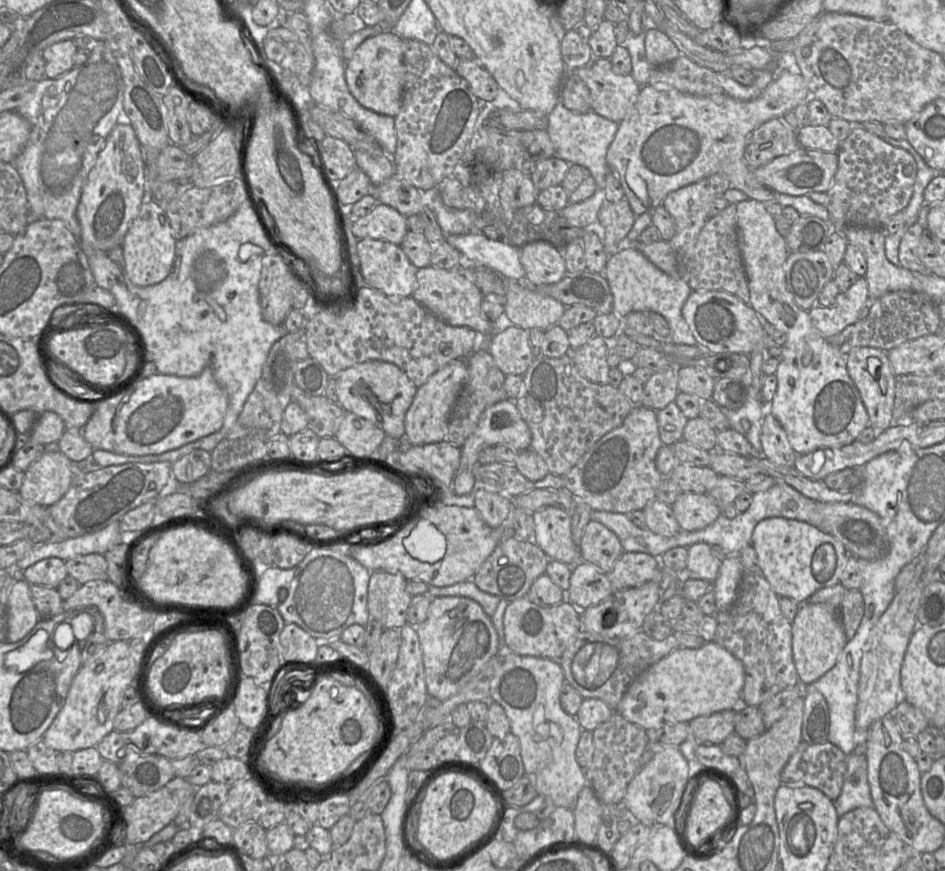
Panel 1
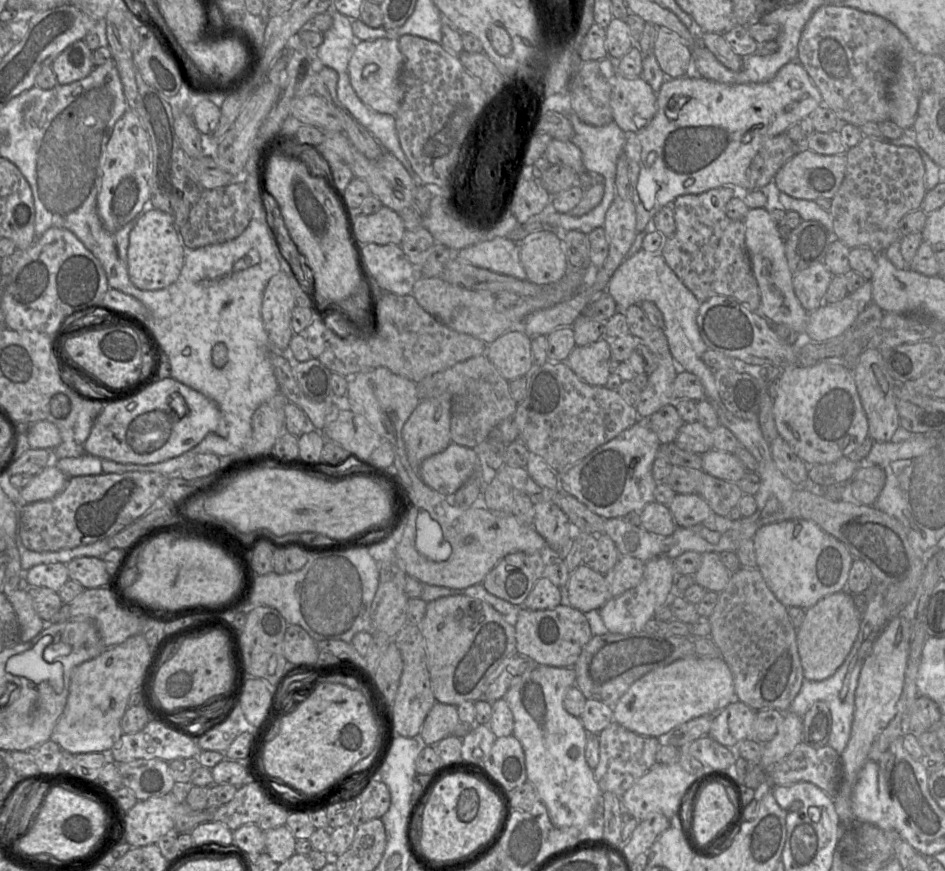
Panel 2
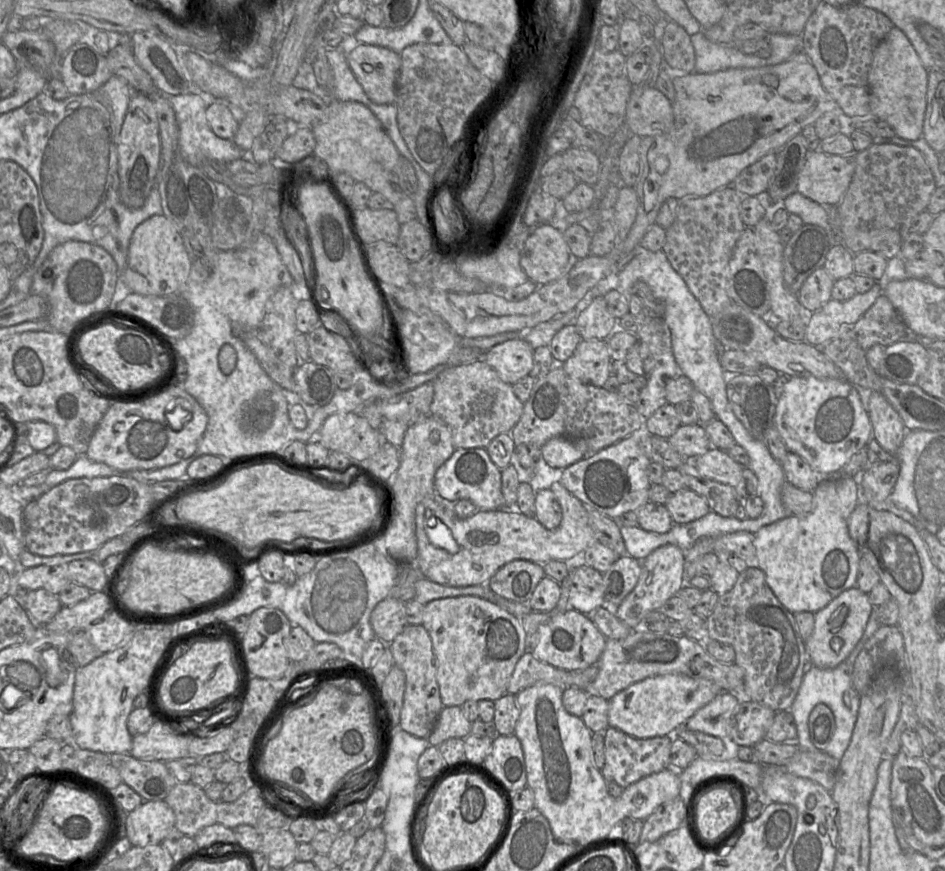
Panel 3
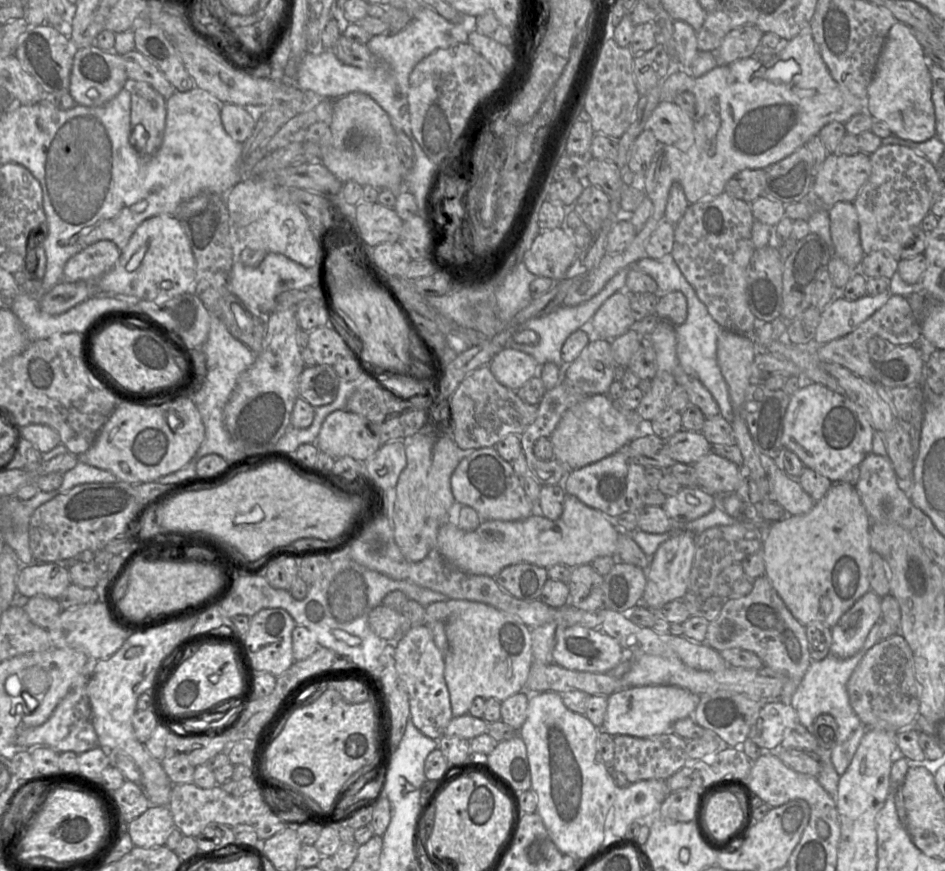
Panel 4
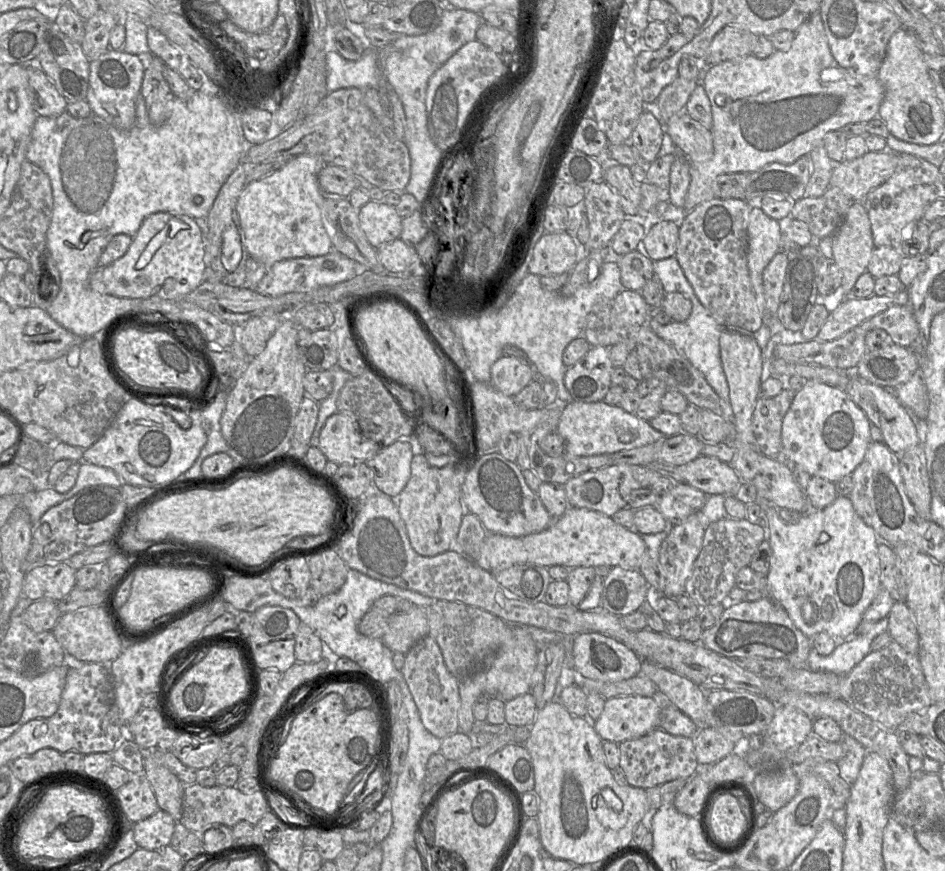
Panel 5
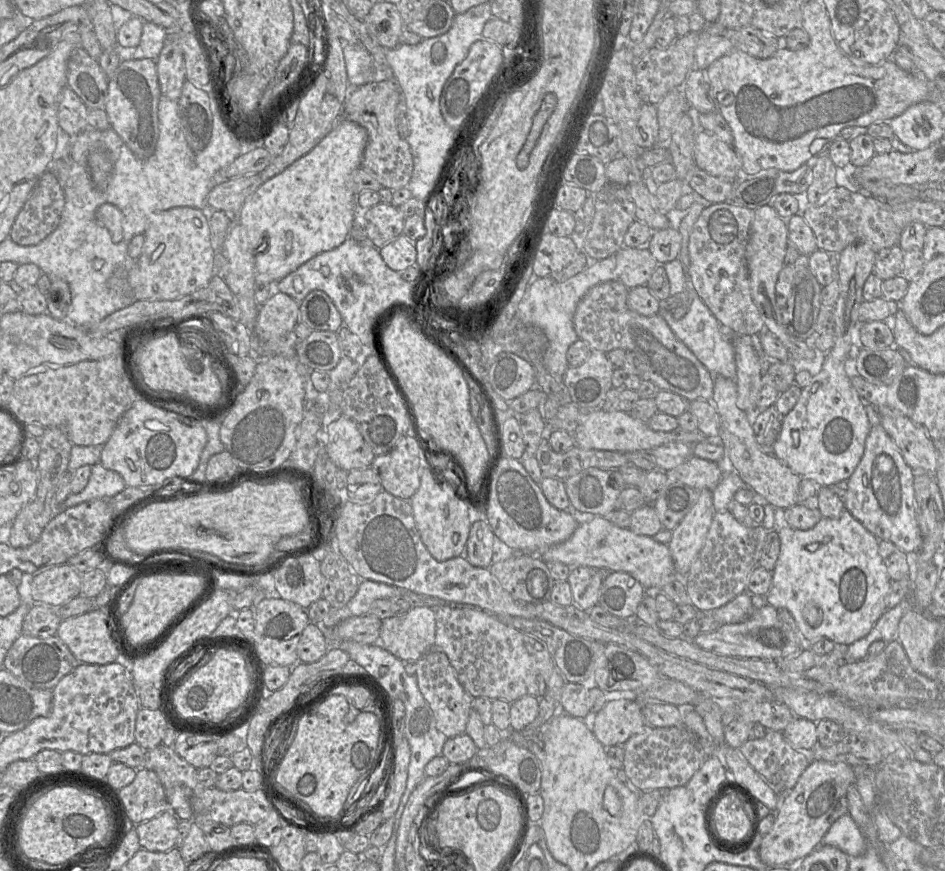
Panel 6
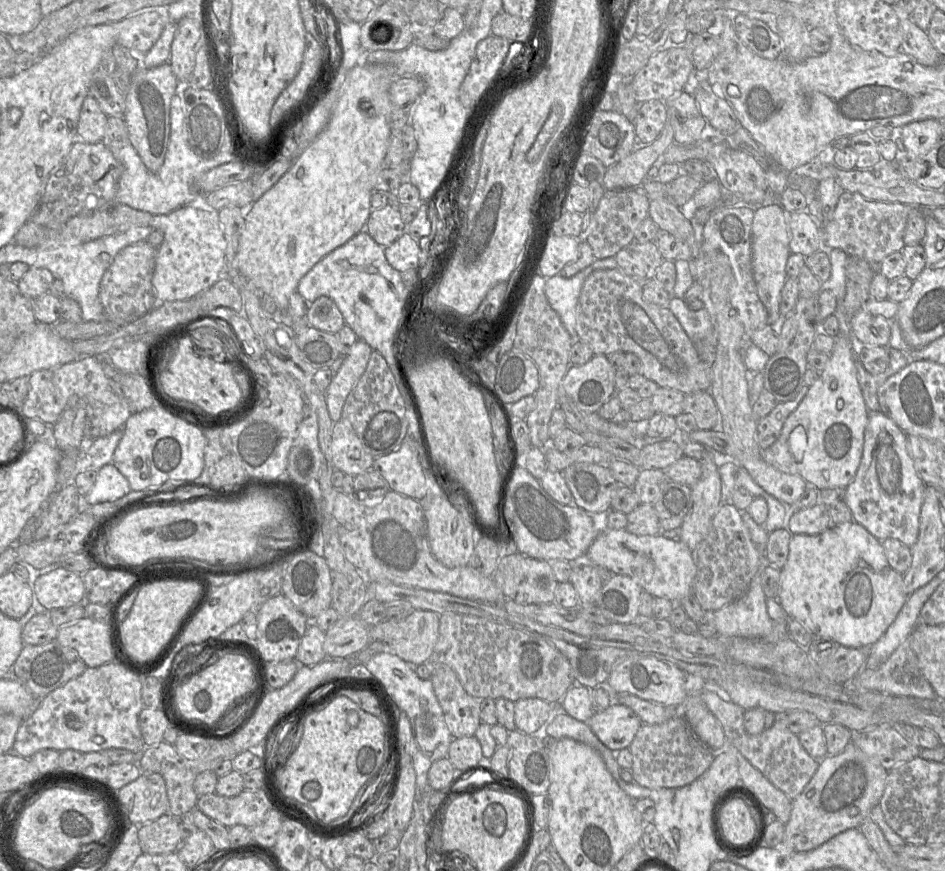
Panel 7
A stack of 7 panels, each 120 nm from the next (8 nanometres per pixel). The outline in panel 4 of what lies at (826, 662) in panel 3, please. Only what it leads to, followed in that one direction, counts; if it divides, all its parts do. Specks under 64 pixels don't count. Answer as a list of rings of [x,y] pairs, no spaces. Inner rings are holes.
[[[870,590],[839,619],[831,628],[830,655],[846,659],[863,647],[872,627],[882,619],[881,599]]]

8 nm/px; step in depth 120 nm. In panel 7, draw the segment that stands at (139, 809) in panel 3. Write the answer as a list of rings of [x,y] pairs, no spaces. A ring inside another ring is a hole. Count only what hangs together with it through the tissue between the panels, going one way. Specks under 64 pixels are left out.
[[[167,813],[138,827],[138,839],[143,853],[168,854],[181,845],[179,819]]]

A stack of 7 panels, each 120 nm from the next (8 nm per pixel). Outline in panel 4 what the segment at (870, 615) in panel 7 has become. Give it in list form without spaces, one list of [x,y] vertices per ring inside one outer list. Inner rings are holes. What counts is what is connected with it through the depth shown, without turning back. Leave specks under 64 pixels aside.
[[[846,482],[833,483],[825,496],[815,502],[806,514],[788,515],[771,523],[762,544],[765,574],[791,615],[803,626],[820,622],[831,629],[839,619],[870,591],[868,578],[871,566],[869,517],[856,487]]]

